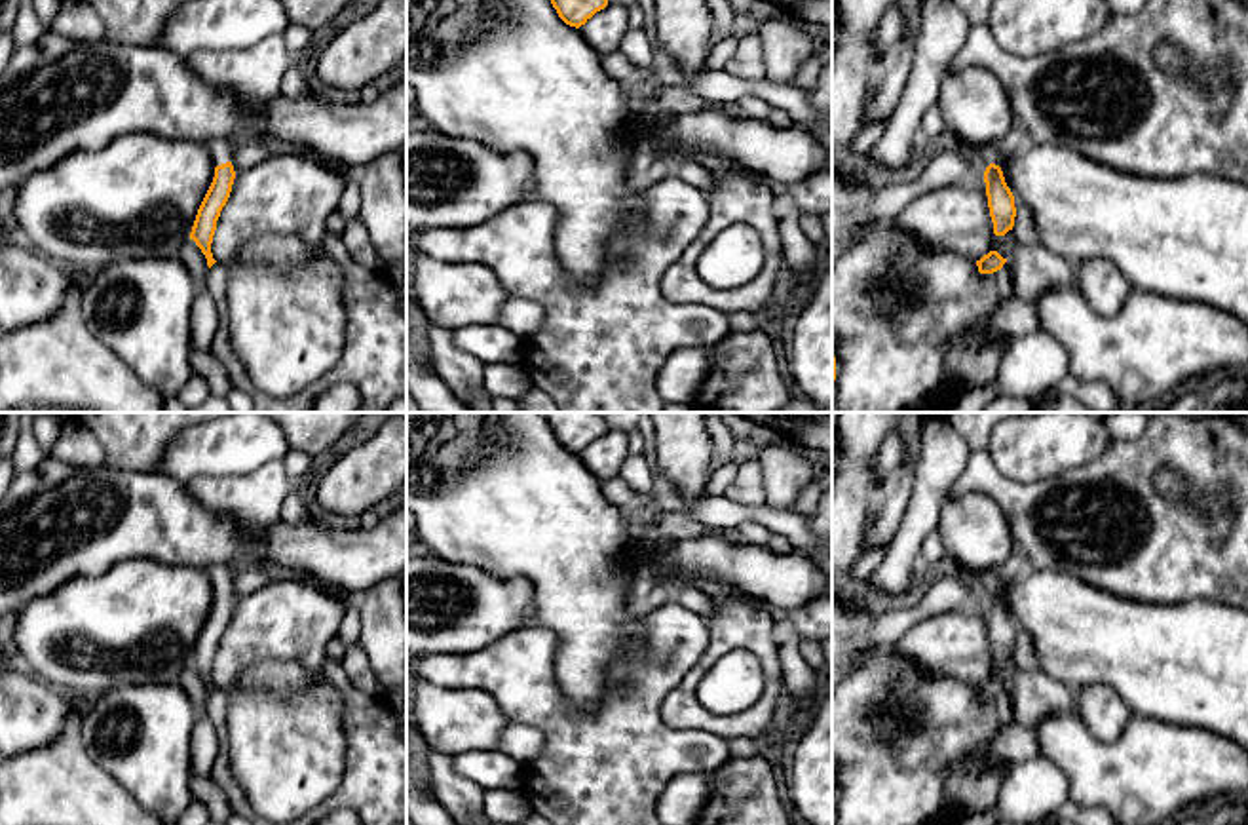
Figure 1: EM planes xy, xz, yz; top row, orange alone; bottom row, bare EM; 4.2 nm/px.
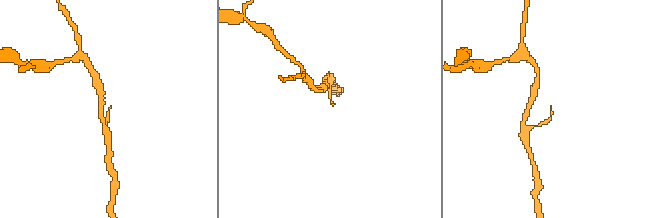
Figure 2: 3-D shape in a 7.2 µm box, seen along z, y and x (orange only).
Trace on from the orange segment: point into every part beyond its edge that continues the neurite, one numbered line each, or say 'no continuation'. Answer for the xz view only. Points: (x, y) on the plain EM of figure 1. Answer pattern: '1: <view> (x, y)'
no continuation

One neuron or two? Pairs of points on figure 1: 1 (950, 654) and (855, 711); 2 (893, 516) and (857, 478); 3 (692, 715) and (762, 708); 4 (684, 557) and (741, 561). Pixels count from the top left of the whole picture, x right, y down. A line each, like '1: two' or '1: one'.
1: two
2: two
3: one
4: one

